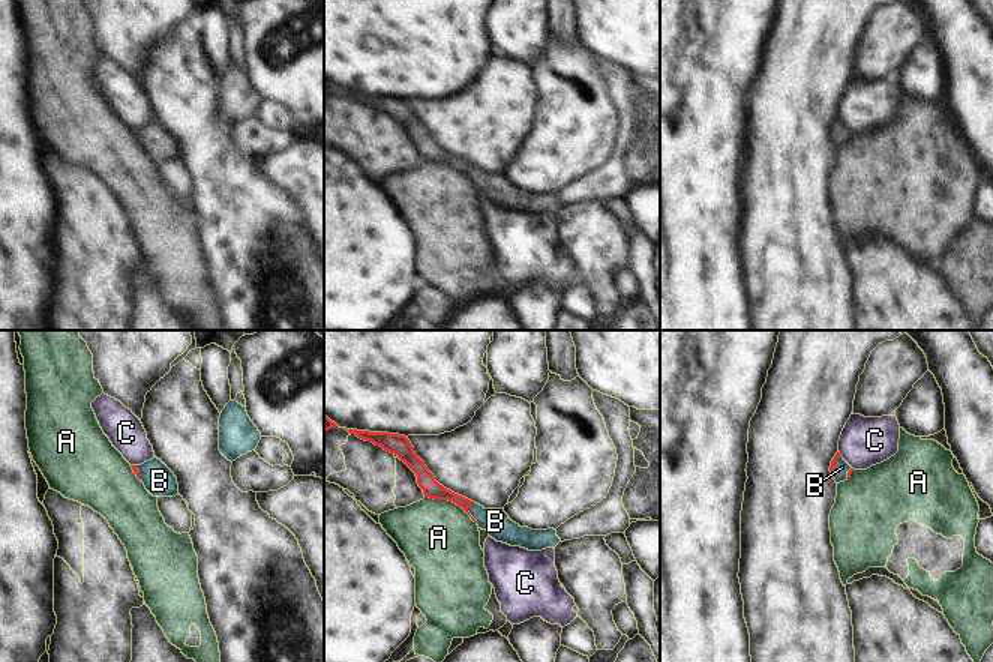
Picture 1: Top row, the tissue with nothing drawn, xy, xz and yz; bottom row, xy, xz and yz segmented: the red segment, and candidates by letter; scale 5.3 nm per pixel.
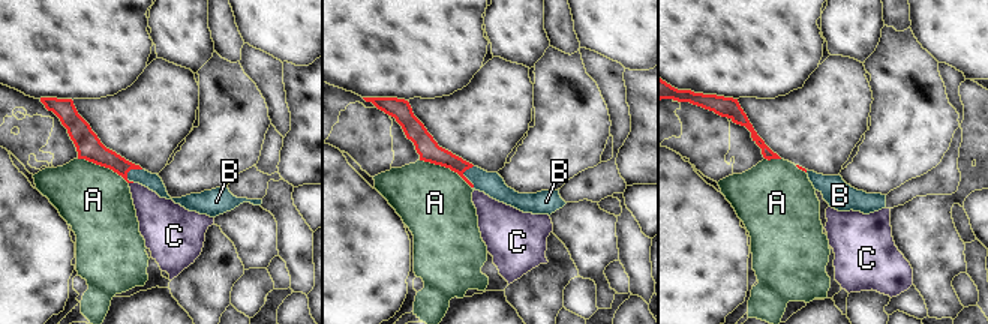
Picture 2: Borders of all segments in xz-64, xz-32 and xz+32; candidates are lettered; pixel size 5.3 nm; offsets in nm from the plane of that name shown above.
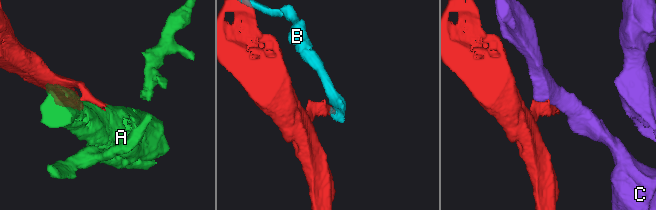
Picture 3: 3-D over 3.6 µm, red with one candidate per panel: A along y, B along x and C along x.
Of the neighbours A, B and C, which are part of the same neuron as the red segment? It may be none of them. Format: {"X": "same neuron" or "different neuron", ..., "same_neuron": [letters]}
{"A": "different neuron", "B": "same neuron", "C": "different neuron", "same_neuron": ["B"]}

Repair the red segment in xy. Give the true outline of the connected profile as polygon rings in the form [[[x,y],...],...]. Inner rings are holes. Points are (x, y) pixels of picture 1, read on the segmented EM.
[[[153,458],[141,465],[130,467],[153,497],[180,495],[177,477],[160,459]]]

